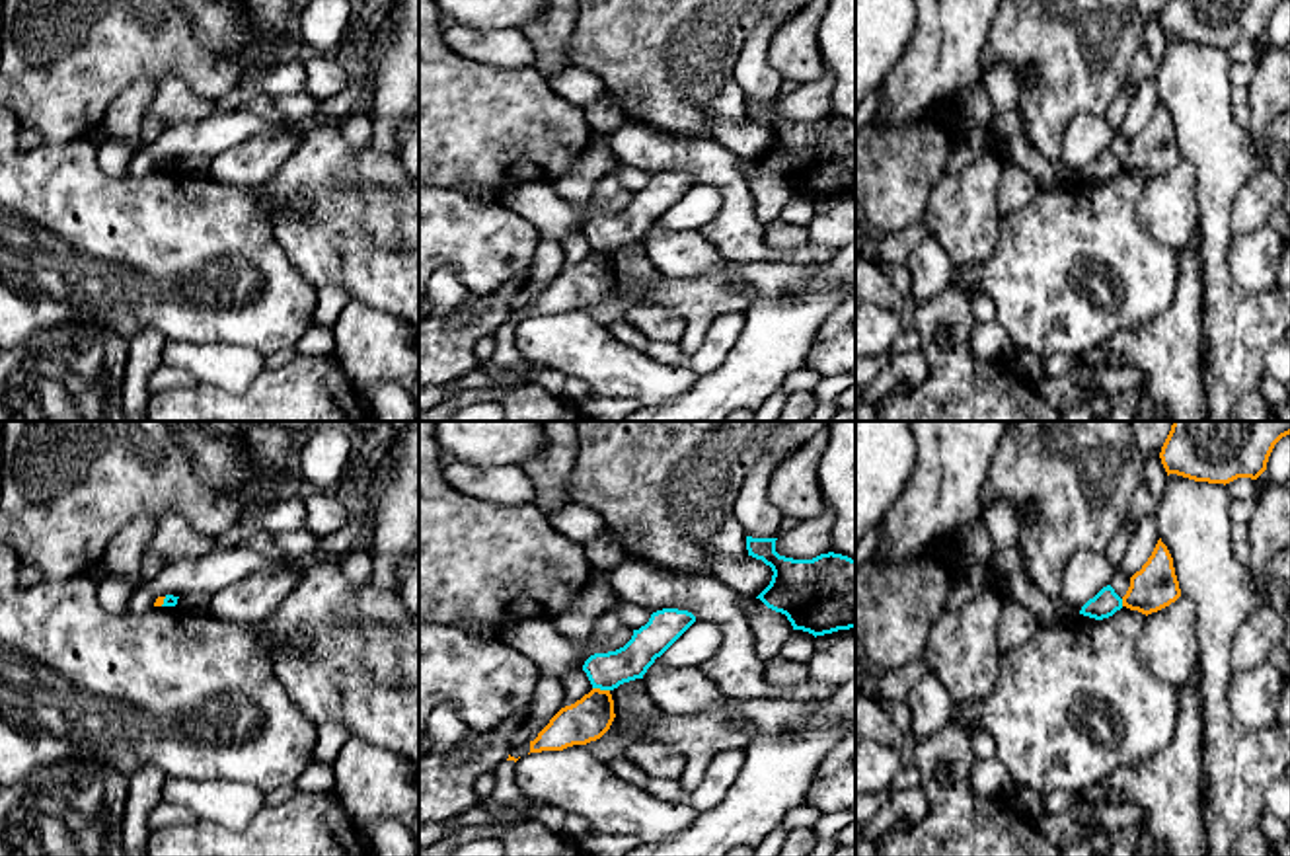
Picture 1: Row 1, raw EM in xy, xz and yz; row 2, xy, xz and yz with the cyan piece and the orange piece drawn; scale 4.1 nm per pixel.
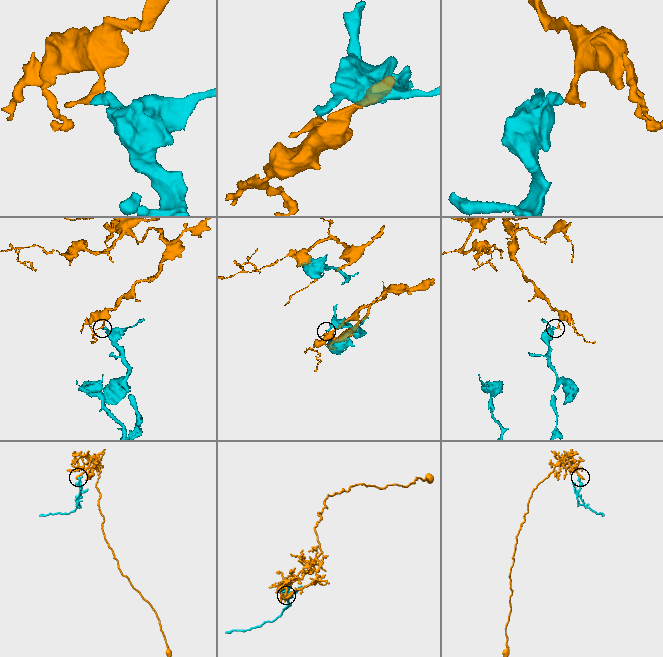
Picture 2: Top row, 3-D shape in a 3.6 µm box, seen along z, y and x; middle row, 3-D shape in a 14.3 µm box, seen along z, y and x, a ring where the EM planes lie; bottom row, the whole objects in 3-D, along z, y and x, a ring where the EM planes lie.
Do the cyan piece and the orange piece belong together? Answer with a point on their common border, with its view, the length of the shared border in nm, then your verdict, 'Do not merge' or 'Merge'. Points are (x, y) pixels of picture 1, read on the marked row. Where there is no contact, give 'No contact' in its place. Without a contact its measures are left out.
Touches cyan at xz (601, 689). Shared border 70 nm. Do not merge

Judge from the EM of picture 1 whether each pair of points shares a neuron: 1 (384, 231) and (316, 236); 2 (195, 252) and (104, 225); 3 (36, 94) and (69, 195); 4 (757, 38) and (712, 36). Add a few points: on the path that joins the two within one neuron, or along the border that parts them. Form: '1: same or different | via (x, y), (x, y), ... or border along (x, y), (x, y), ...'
1: different | border along (357, 188), (361, 233), (380, 250), (396, 252)
2: same | via (172, 244), (131, 242), (127, 238)
3: different | border along (88, 135), (59, 145), (41, 145)
4: different | border along (760, 20), (735, 63), (735, 82)

